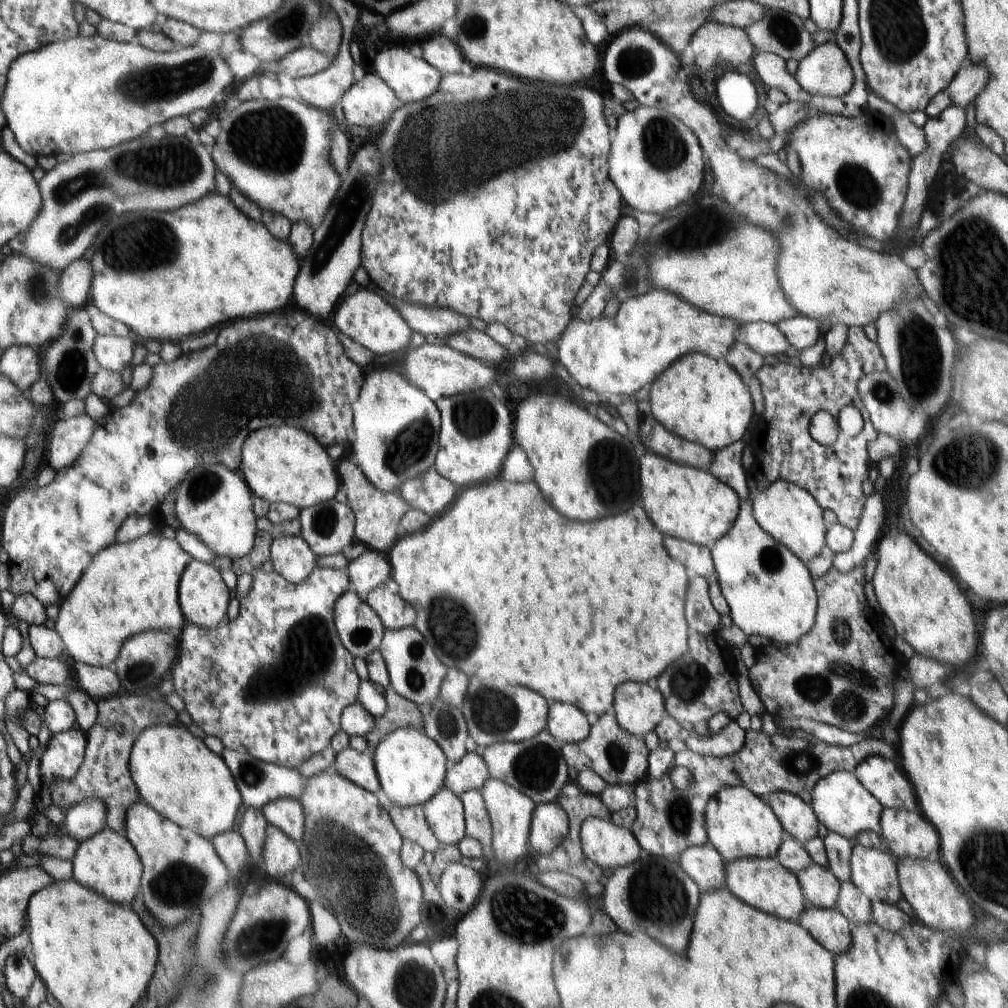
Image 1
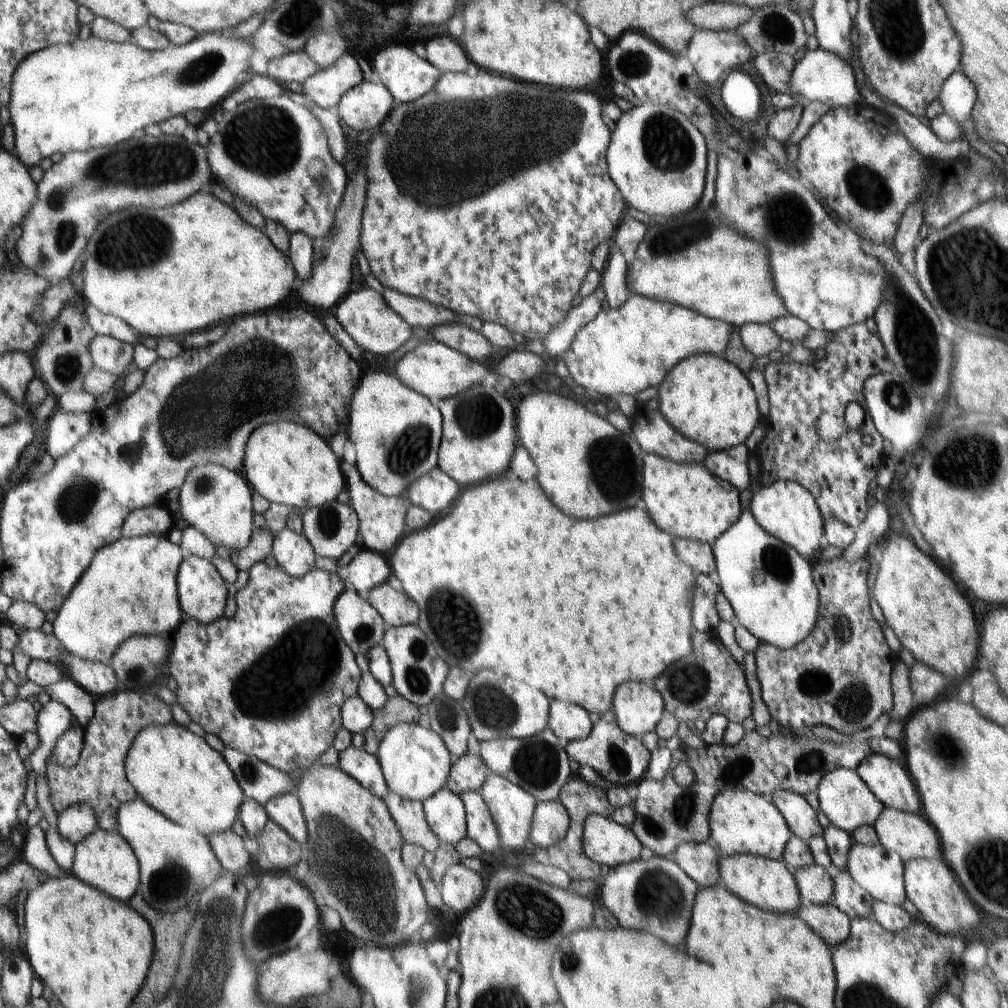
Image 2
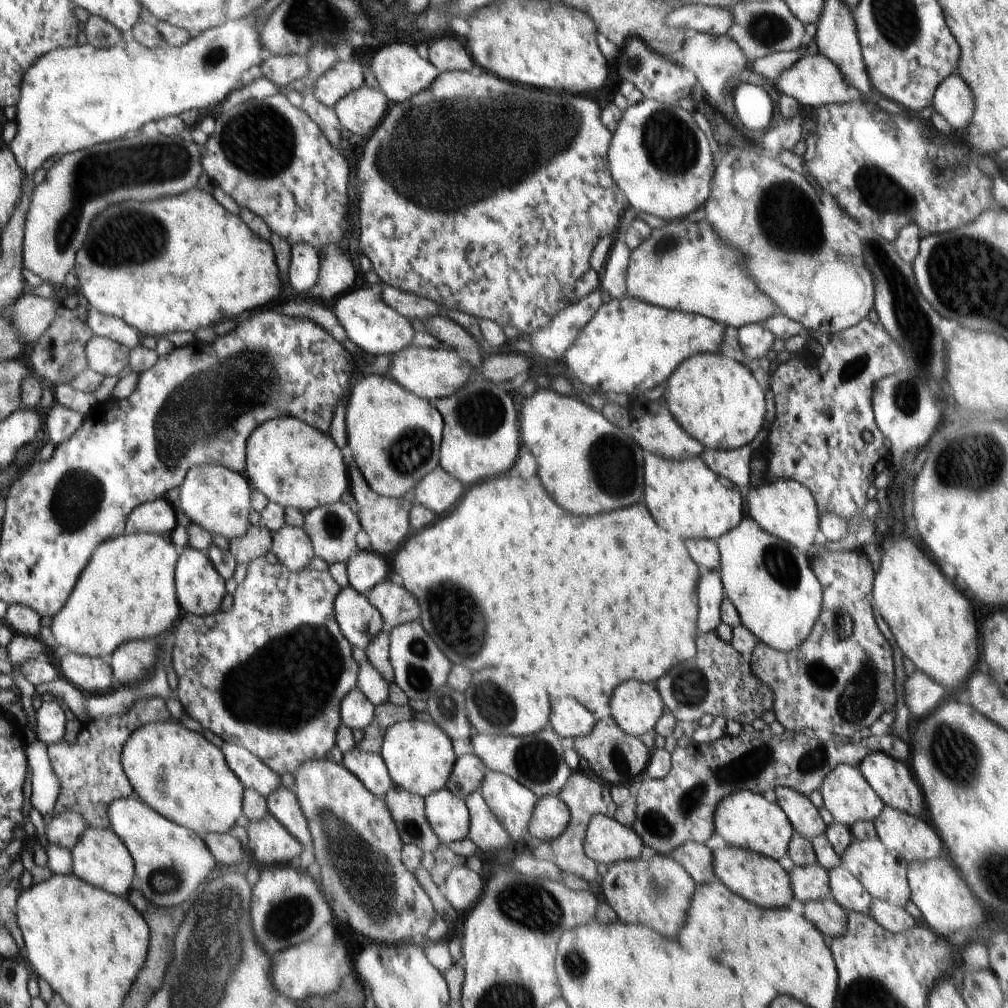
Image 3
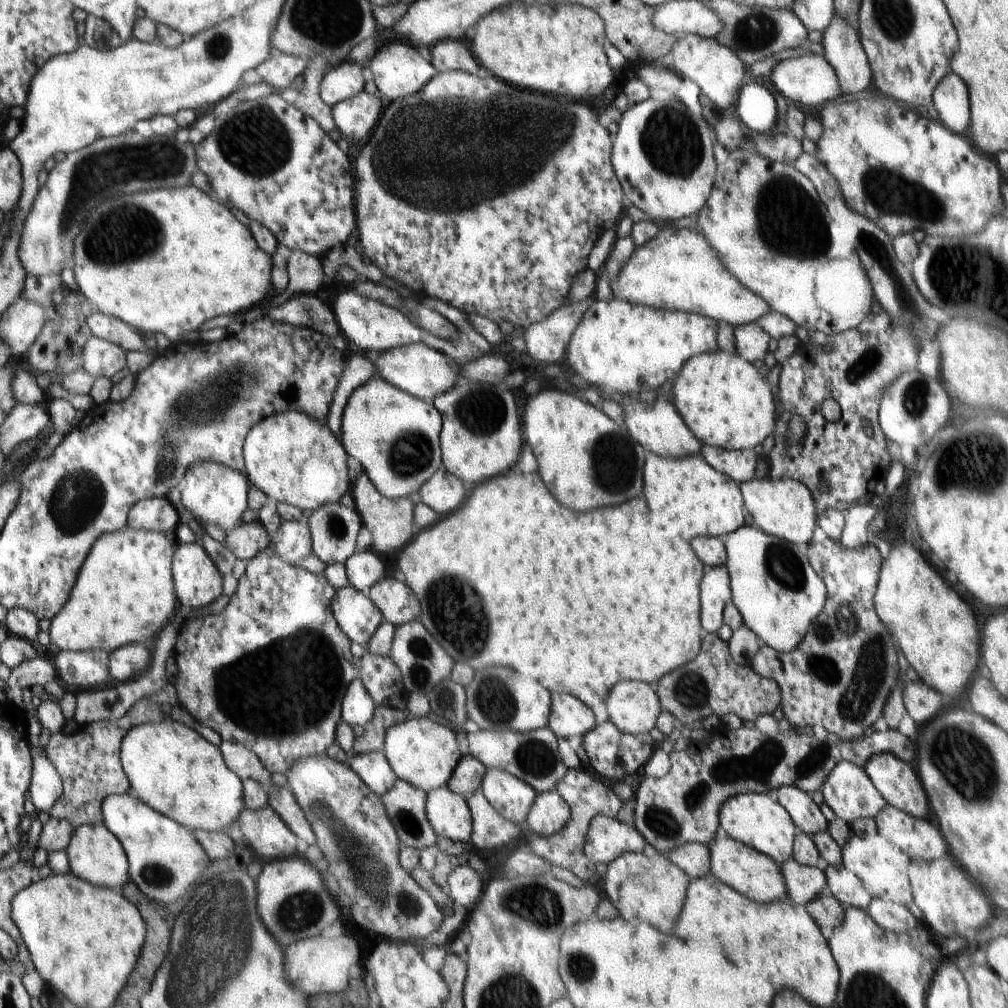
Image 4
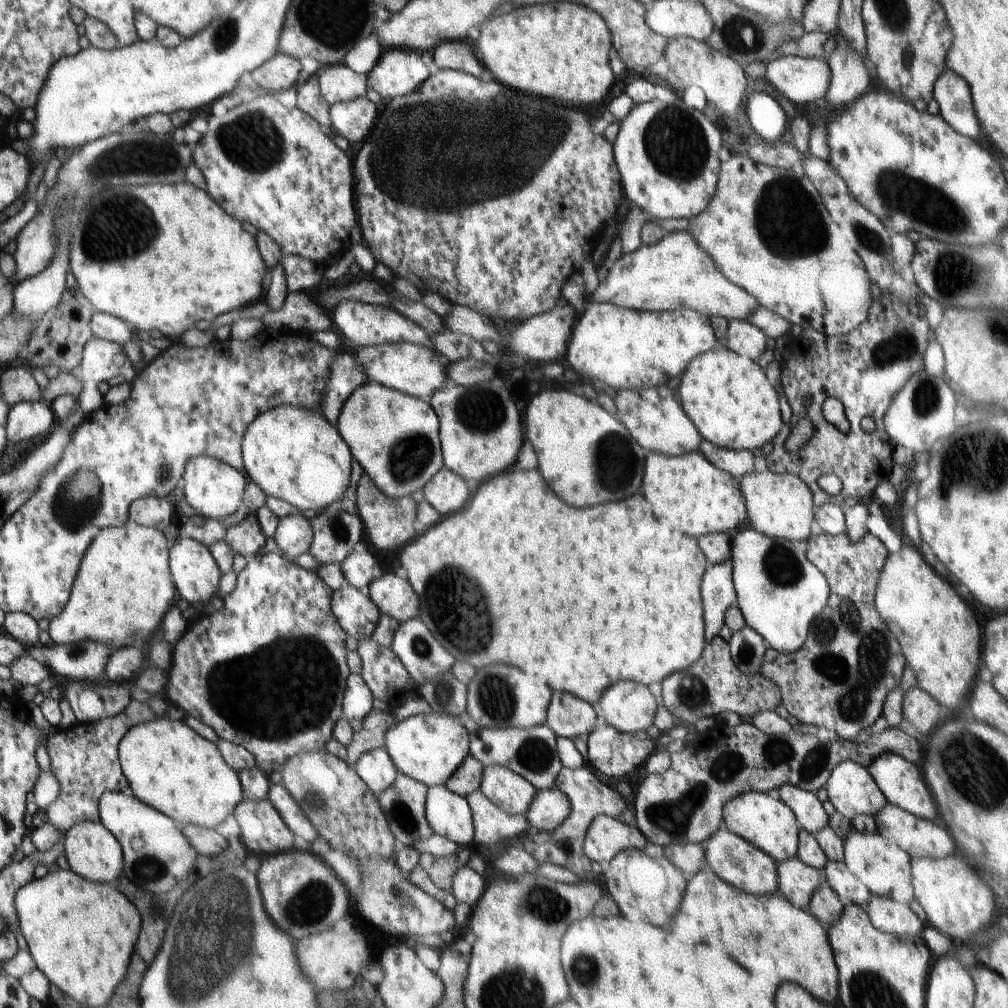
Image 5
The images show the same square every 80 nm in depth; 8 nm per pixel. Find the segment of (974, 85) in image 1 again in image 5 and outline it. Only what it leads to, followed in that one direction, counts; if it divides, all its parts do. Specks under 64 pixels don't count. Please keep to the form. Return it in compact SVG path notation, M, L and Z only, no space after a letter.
M947 67L944 72L938 76L934 86L934 101L938 104L939 114L962 136L966 136L971 140L985 141L986 132L982 130L978 118L976 118L976 110L974 110L974 100L972 100L972 92L968 82L962 76L956 74Z

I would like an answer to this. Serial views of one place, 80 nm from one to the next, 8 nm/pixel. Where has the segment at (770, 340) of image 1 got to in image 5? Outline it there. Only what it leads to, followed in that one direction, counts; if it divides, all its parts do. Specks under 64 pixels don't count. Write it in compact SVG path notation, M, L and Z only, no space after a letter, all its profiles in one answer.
M730 320L726 330L726 348L756 362L767 350L766 336L746 320Z

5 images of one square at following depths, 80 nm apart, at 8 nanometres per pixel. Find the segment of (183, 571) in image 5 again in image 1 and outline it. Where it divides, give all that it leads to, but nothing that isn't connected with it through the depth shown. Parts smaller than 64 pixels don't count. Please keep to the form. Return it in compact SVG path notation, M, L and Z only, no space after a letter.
M192 560L189 566L182 572L180 582L180 599L182 612L186 615L188 623L196 624L200 628L216 628L220 620L226 616L230 592L224 584L224 577L220 576L221 572L216 570L212 563L206 563L199 560Z

